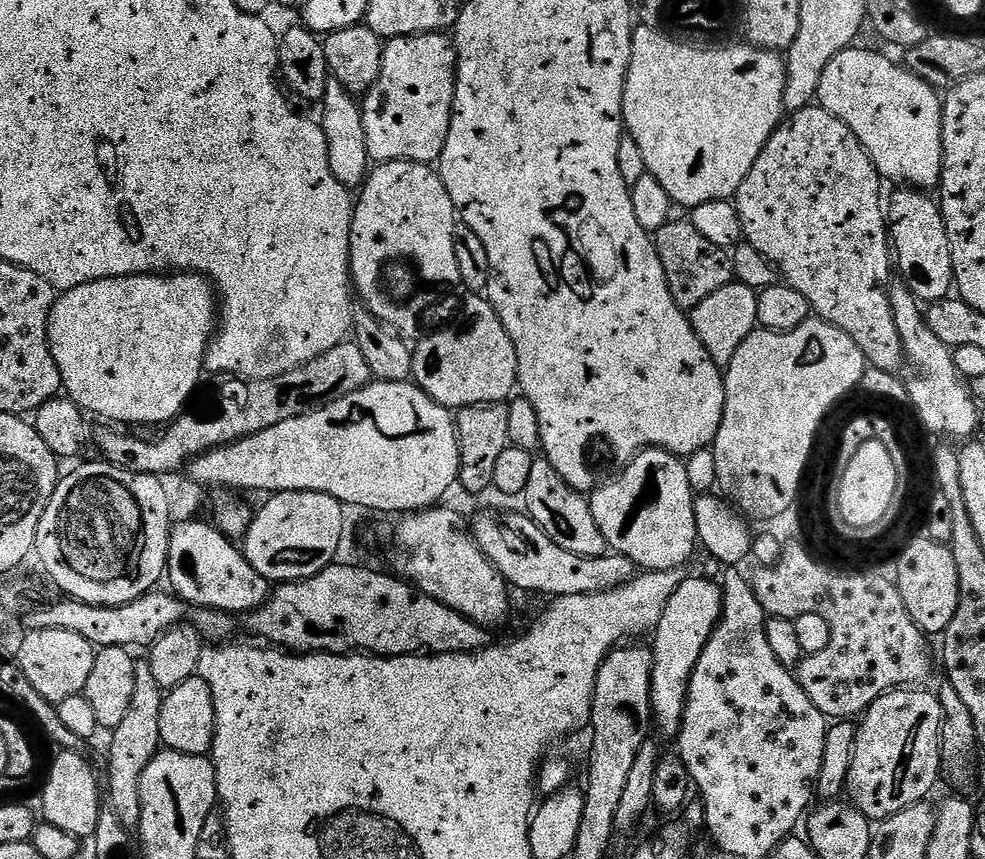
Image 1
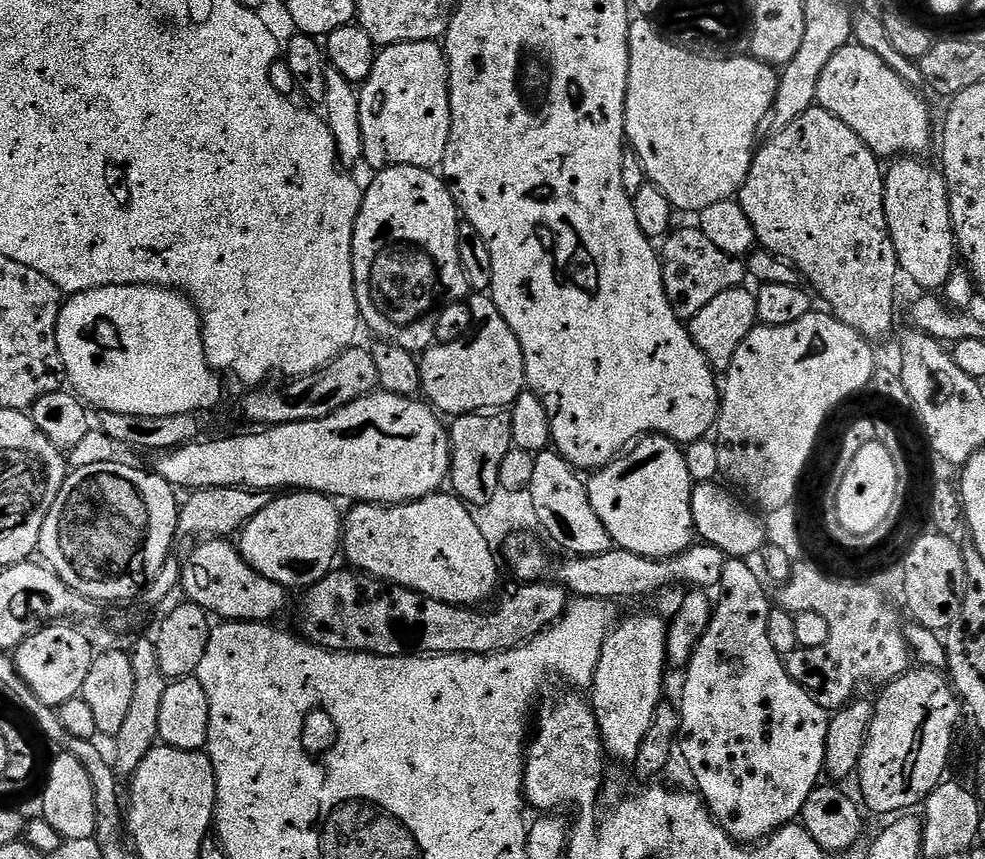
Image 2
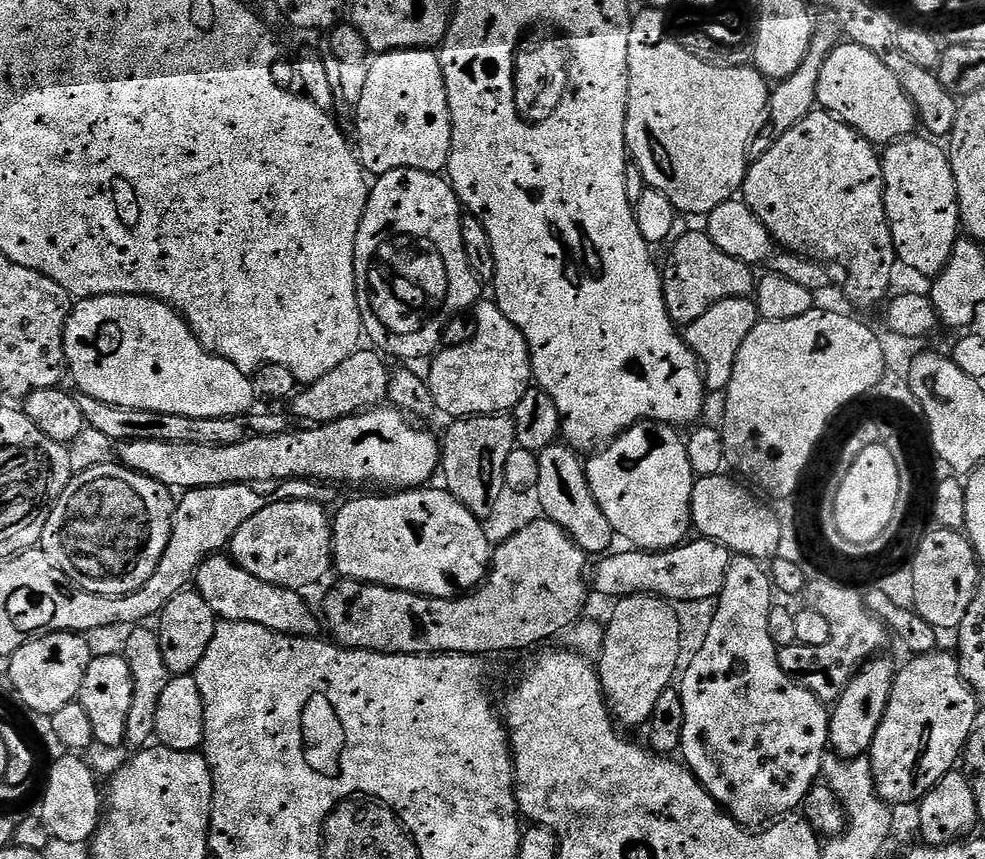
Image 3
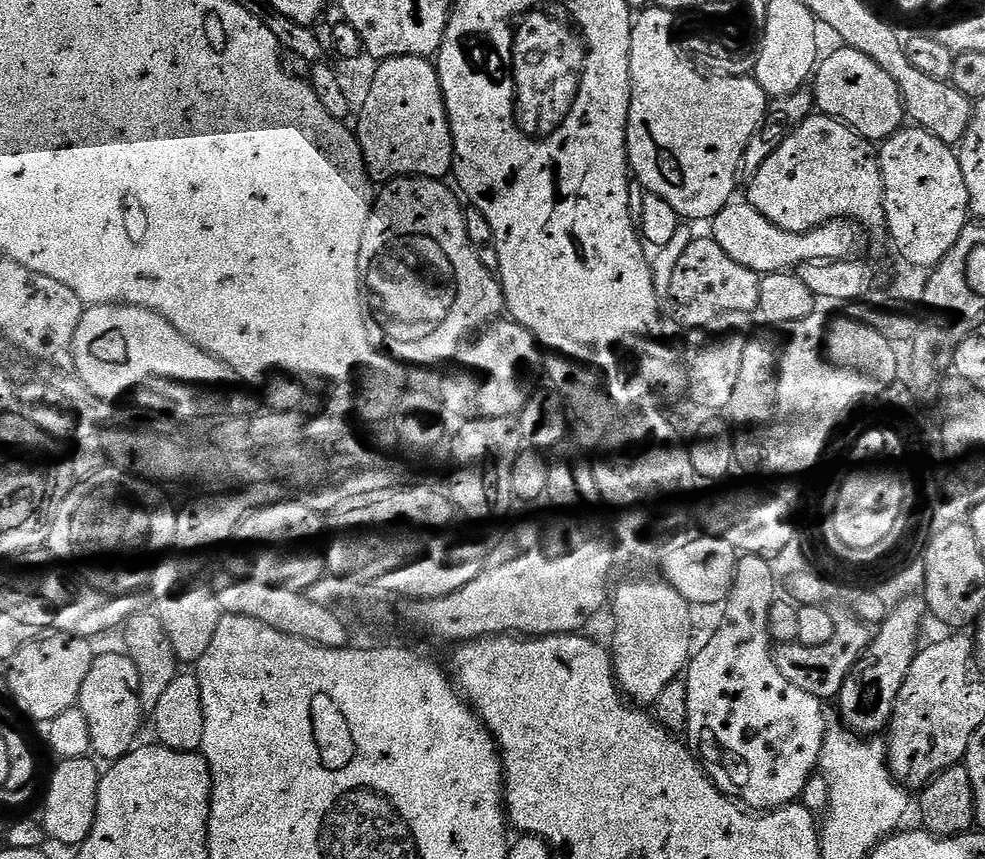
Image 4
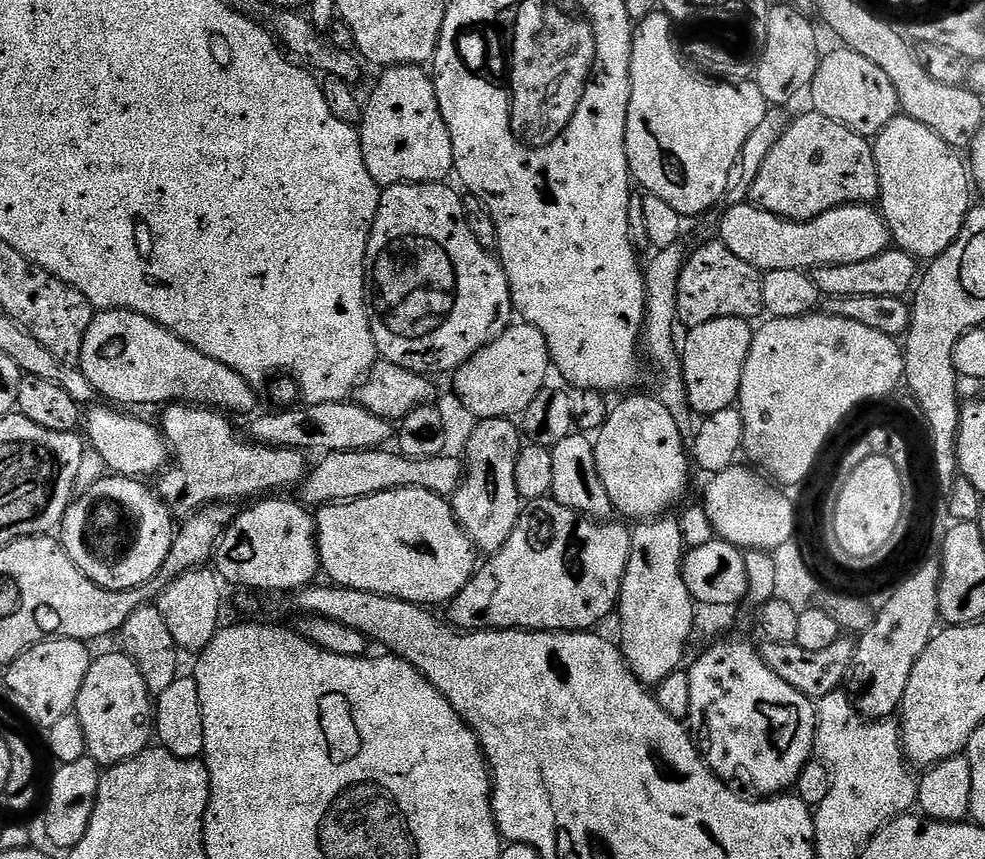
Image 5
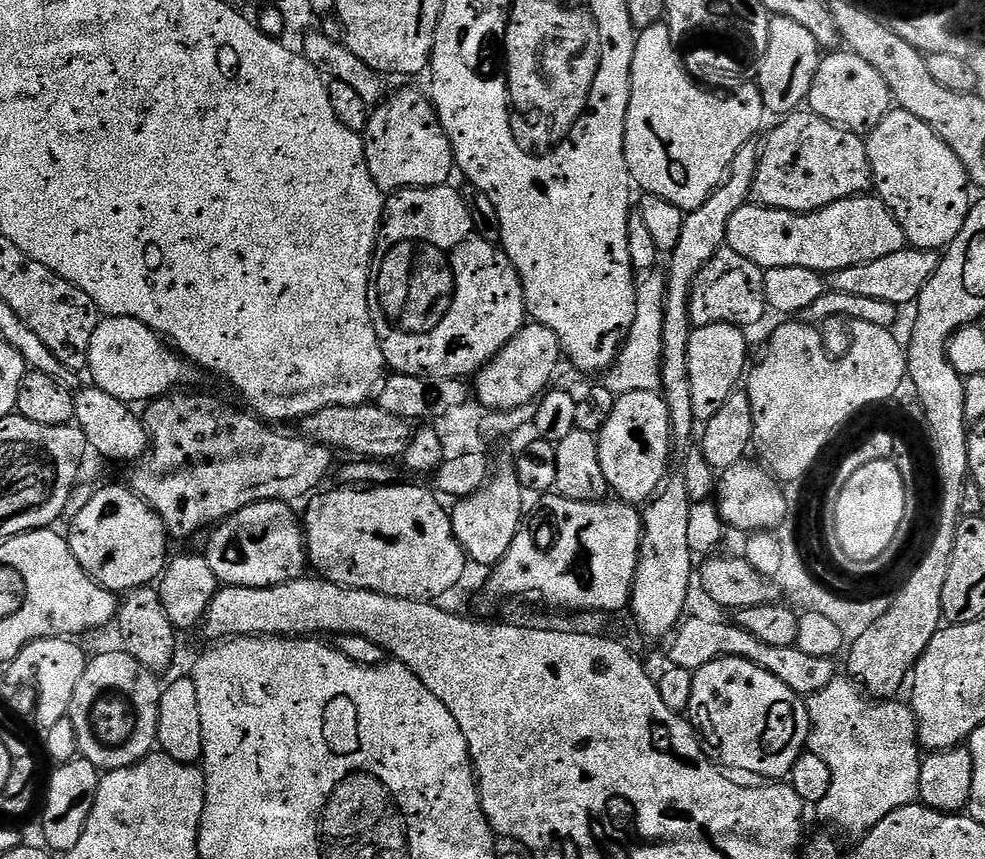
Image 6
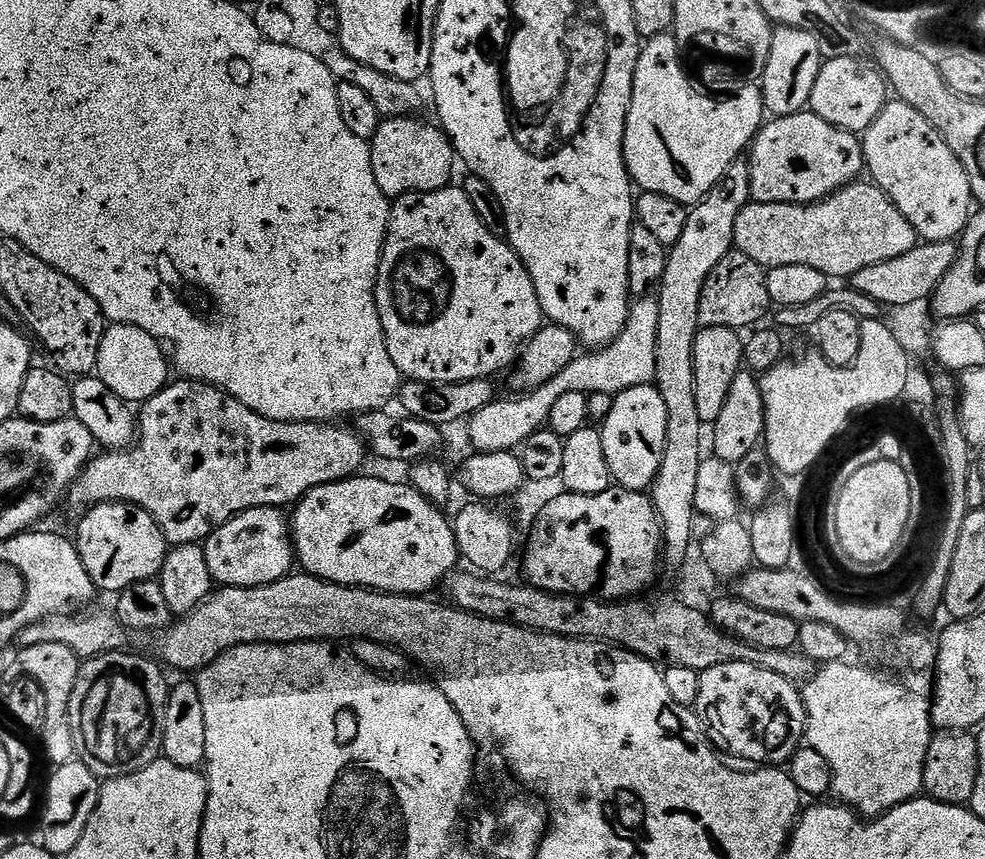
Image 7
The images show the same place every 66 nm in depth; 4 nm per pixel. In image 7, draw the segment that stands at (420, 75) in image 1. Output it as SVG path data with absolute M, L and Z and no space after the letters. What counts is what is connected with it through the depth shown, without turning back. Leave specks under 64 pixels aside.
M405 114L403 116L393 116L391 118L381 119L378 130L374 134L372 139L372 165L374 166L374 178L378 178L378 190L382 190L382 194L386 194L389 198L395 198L397 196L405 196L411 192L436 192L439 188L449 187L453 183L452 180L452 160L454 164L454 153L452 150L452 142L448 139L448 135L445 134L443 128L437 126L435 123L427 124L424 120L416 120L415 115Z

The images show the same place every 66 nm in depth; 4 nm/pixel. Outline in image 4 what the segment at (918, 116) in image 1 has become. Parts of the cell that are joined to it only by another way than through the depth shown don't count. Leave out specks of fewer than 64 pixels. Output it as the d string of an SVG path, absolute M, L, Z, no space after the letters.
M837 47L837 52L832 52L828 57L819 61L818 67L814 73L814 104L823 115L834 116L844 121L848 127L854 129L865 140L873 142L883 142L888 137L900 131L905 123L904 114L904 98L901 96L898 86L894 82L894 78L890 78L890 74L886 74L886 70L882 70L882 66L878 66L878 62L874 62L870 58L866 58L866 54L862 54L853 48Z

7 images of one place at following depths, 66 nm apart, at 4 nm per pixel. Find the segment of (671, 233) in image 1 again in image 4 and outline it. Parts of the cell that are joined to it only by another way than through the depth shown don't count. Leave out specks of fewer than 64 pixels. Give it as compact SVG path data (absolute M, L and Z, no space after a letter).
M694 238L682 258L678 258L678 267L674 269L674 279L670 281L667 299L672 300L672 316L687 330L704 330L722 314L734 312L756 312L758 306L758 286L761 273L746 270L746 266L734 262L718 242L711 238Z

